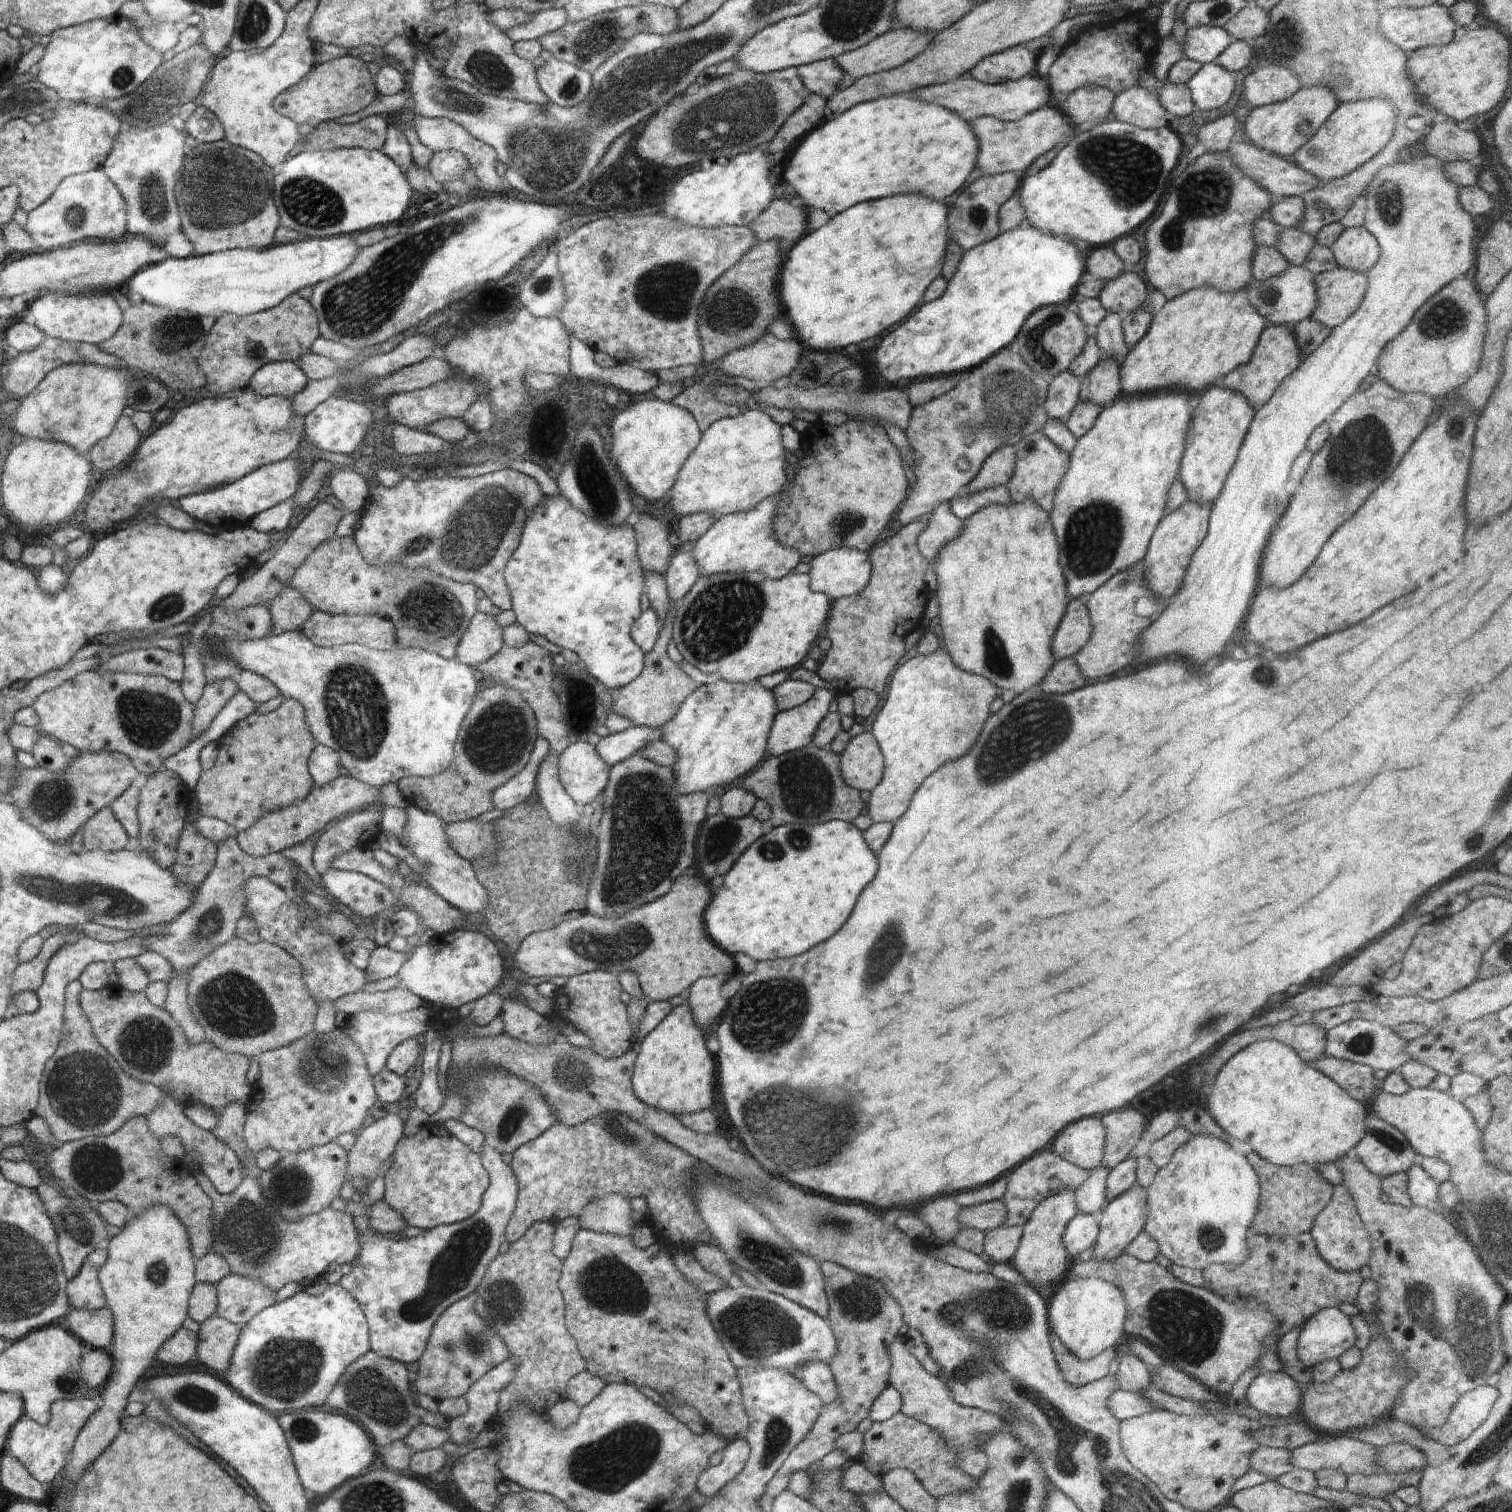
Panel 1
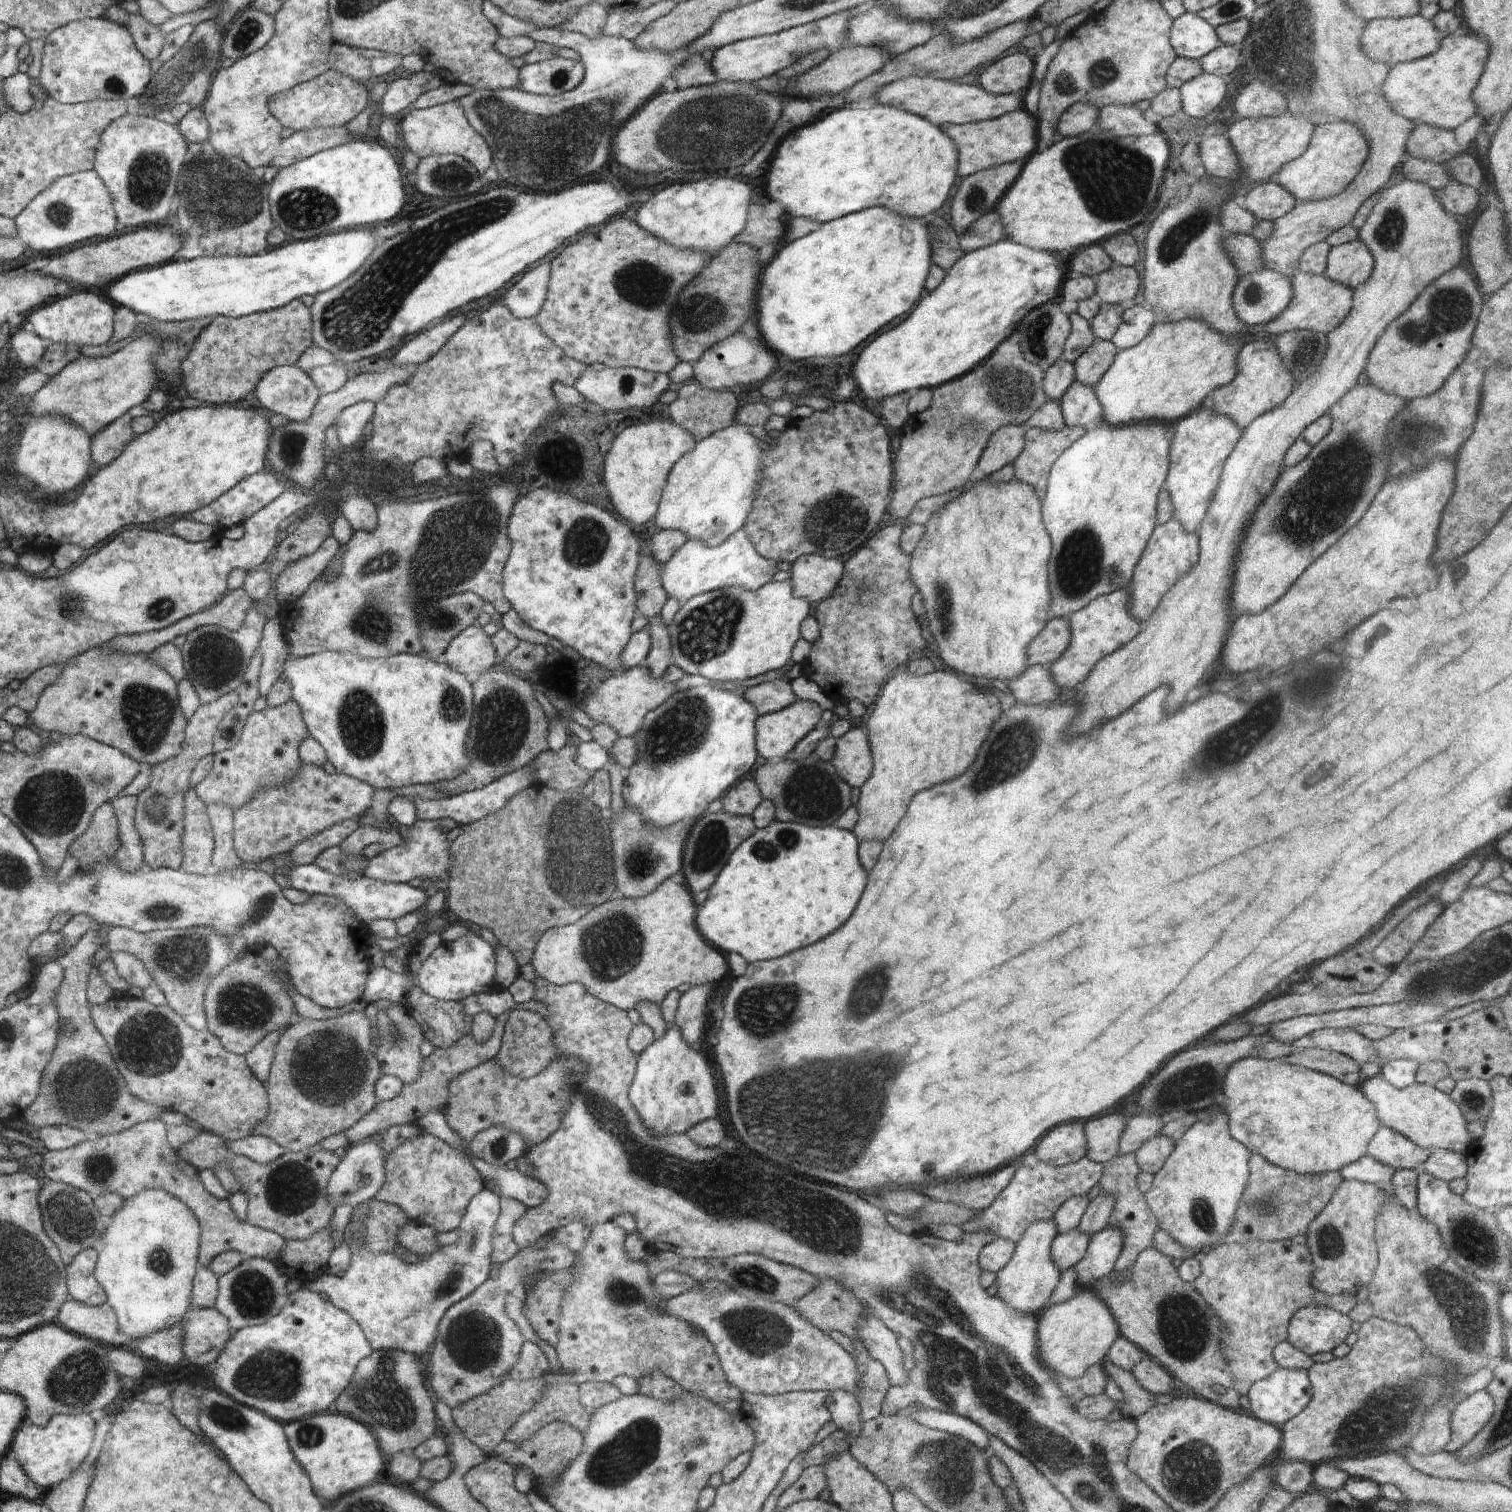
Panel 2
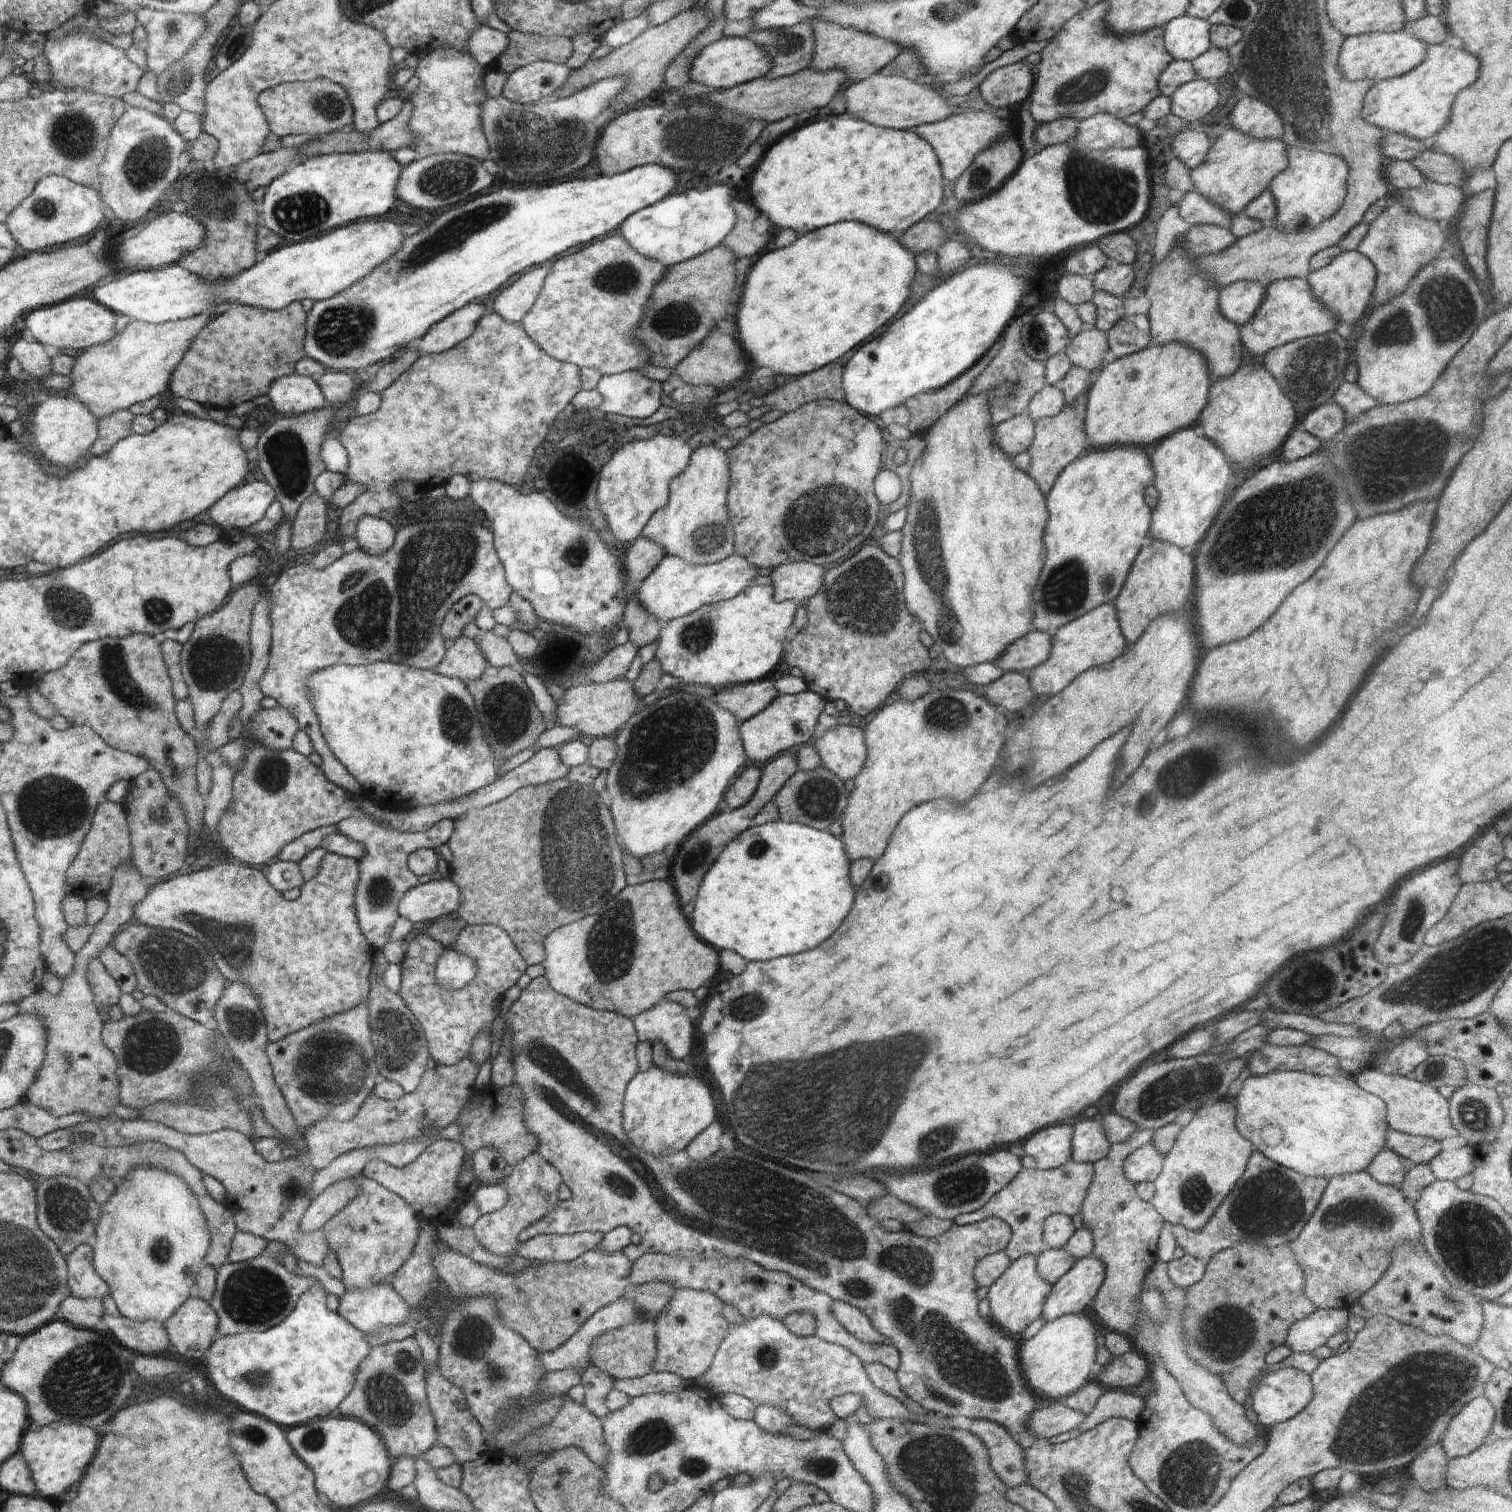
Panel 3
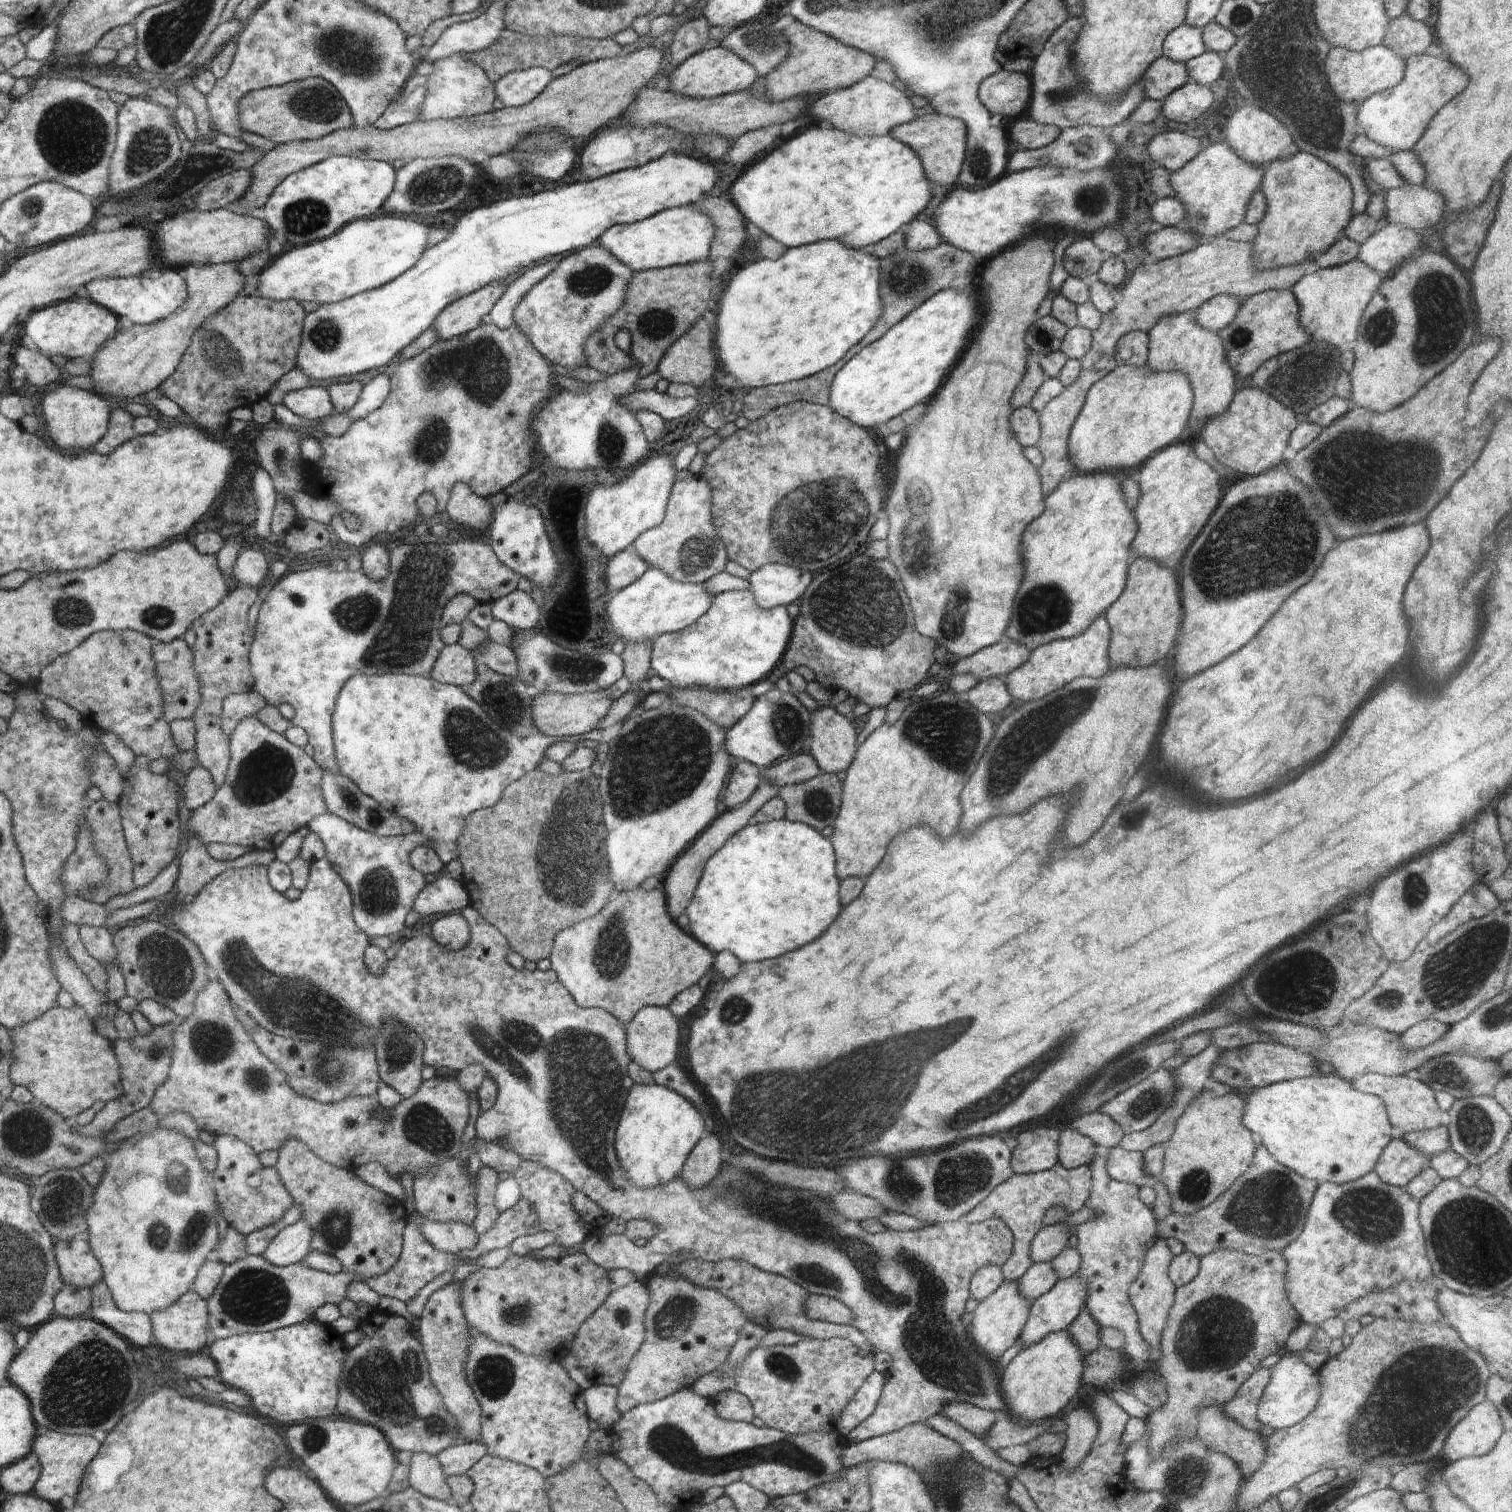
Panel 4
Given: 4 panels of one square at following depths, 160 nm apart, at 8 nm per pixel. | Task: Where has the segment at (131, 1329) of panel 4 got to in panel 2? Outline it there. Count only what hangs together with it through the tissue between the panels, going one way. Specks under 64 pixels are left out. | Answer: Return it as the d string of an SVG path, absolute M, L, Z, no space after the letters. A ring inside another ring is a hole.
M172 1326L160 1330L150 1337L130 1339L127 1348L137 1355L152 1358L164 1365L176 1365L185 1357L183 1352L184 1337L187 1334L184 1326Z

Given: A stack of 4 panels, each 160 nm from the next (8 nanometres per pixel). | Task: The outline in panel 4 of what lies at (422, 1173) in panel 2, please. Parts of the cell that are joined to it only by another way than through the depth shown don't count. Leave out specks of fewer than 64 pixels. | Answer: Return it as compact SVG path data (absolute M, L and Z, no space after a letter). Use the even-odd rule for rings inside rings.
M374 1161L367 1165L360 1165L356 1167L354 1171L360 1180L369 1184L372 1188L381 1190L384 1194L392 1198L398 1200L404 1199L402 1185L400 1185L400 1182L398 1182L395 1176L392 1176L392 1174L385 1169L383 1164Z

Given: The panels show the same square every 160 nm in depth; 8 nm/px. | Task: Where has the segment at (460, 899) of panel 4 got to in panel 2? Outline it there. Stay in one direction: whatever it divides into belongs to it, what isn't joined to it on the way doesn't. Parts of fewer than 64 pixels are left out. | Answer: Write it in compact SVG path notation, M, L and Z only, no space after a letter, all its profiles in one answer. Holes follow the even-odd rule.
M316 864L283 870L279 873L277 880L284 888L293 888L300 890L300 892L307 892L310 895L332 896L332 898L342 900L350 910L359 916L359 919L363 920L365 925L372 922L372 920L391 919L394 921L396 918L404 916L404 914L423 911L431 895L428 891L424 892L425 887L413 888L408 883L378 882L378 880L372 880L372 878L363 875L357 876L355 879L349 879L345 875L334 875L332 872L326 872ZM284 873L287 874L286 878L281 877Z

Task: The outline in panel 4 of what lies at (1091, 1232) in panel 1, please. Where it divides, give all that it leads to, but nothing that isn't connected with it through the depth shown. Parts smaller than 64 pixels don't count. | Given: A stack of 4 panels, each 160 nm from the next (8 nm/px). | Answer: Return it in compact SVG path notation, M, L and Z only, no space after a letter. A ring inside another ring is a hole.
M1032 1263L1028 1270L1019 1278L1019 1293L1030 1304L1046 1294L1058 1281L1055 1270L1050 1263Z

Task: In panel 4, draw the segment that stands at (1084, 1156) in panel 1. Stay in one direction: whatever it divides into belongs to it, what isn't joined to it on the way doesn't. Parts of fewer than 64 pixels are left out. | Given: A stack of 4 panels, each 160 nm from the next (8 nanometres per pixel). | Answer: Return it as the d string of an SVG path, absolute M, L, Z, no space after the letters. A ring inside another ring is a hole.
M1046 1126L1024 1130L1017 1136L1018 1144L1011 1156L1014 1173L1039 1173L1057 1163L1060 1131Z

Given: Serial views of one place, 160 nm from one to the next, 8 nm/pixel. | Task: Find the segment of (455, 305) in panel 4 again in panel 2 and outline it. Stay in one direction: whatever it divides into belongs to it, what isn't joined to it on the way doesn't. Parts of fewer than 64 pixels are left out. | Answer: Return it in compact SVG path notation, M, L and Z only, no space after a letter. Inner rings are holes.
M456 316L450 322L447 319L428 331L420 332L416 338L410 339L409 342L404 343L404 346L401 346L392 359L393 365L396 367L410 364L418 366L427 362L439 353L442 344L446 345L446 342L462 327L464 322L466 322L464 316Z

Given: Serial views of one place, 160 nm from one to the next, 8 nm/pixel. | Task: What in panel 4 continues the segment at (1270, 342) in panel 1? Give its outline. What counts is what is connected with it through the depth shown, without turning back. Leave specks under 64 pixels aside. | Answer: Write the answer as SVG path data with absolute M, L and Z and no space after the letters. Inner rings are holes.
M1254 387L1236 392L1230 406L1221 415L1207 420L1200 439L1214 453L1215 459L1247 477L1282 467L1288 458L1289 436L1299 423L1296 410L1283 405L1267 392Z

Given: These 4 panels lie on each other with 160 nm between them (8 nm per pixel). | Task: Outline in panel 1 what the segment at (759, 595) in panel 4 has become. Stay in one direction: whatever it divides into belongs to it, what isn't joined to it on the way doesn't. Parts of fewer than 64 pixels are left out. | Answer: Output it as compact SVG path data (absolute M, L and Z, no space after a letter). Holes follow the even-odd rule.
M836 547L815 556L809 562L810 569L808 572L811 576L810 586L812 586L812 590L826 593L830 599L854 597L860 594L866 588L871 573L871 562L867 553L867 551L862 552L848 547Z

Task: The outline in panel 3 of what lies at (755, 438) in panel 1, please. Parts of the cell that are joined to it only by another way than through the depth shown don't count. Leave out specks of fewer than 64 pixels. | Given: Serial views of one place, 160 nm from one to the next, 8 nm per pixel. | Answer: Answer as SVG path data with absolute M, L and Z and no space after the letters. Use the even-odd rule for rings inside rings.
M713 444L697 448L691 454L690 464L670 484L670 500L647 522L642 532L644 538L662 547L666 555L681 558L692 565L707 565L728 558L735 552L734 530L728 516L727 494L730 488L730 456Z

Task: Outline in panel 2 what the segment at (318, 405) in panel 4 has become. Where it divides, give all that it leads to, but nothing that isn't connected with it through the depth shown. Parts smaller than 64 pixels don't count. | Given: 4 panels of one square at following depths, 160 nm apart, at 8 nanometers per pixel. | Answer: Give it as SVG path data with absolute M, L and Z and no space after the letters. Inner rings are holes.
M281 365L265 373L255 387L255 393L258 405L270 414L281 414L287 421L307 420L322 397L322 392L315 386L311 376L295 365Z

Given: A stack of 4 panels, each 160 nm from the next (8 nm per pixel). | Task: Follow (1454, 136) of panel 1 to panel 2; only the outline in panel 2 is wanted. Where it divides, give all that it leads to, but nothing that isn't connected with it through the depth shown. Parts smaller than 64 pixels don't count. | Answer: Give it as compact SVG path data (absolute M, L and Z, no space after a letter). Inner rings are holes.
M1416 123L1406 142L1409 157L1432 160L1444 165L1450 162L1450 158L1467 151L1468 146L1458 144L1453 130L1430 124Z

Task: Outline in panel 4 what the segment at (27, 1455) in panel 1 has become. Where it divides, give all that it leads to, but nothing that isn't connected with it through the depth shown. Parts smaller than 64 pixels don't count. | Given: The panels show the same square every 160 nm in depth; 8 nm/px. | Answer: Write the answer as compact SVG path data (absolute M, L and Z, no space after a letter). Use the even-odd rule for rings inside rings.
M47 1429L36 1435L34 1447L34 1454L41 1466L34 1494L40 1498L47 1498L50 1502L58 1503L62 1496L76 1496L78 1494L84 1468L98 1454L100 1442L92 1436L68 1436L68 1434L60 1434L58 1431Z

